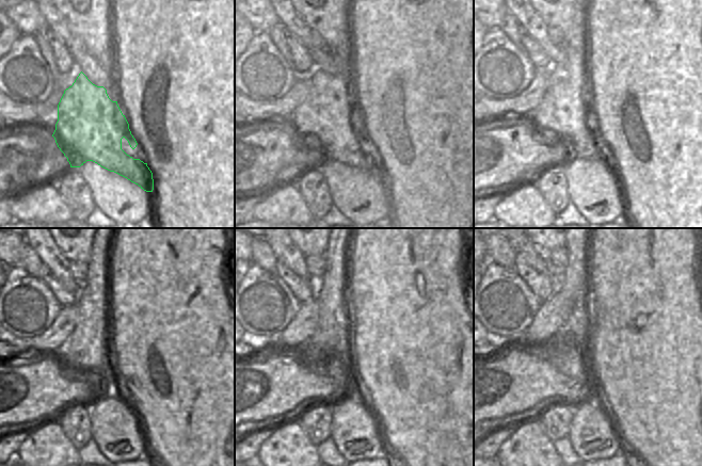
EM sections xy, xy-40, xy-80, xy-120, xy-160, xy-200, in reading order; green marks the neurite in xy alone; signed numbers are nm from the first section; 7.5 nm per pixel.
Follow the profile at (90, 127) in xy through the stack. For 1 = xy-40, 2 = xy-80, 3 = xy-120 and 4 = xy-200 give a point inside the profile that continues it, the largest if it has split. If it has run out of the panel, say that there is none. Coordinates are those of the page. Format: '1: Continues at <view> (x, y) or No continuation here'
1: Continues at xy-40 (325, 122)
2: Continues at xy-80 (564, 112)
3: Continues at xy-120 (85, 352)
4: Continues at xy-200 (573, 334)

